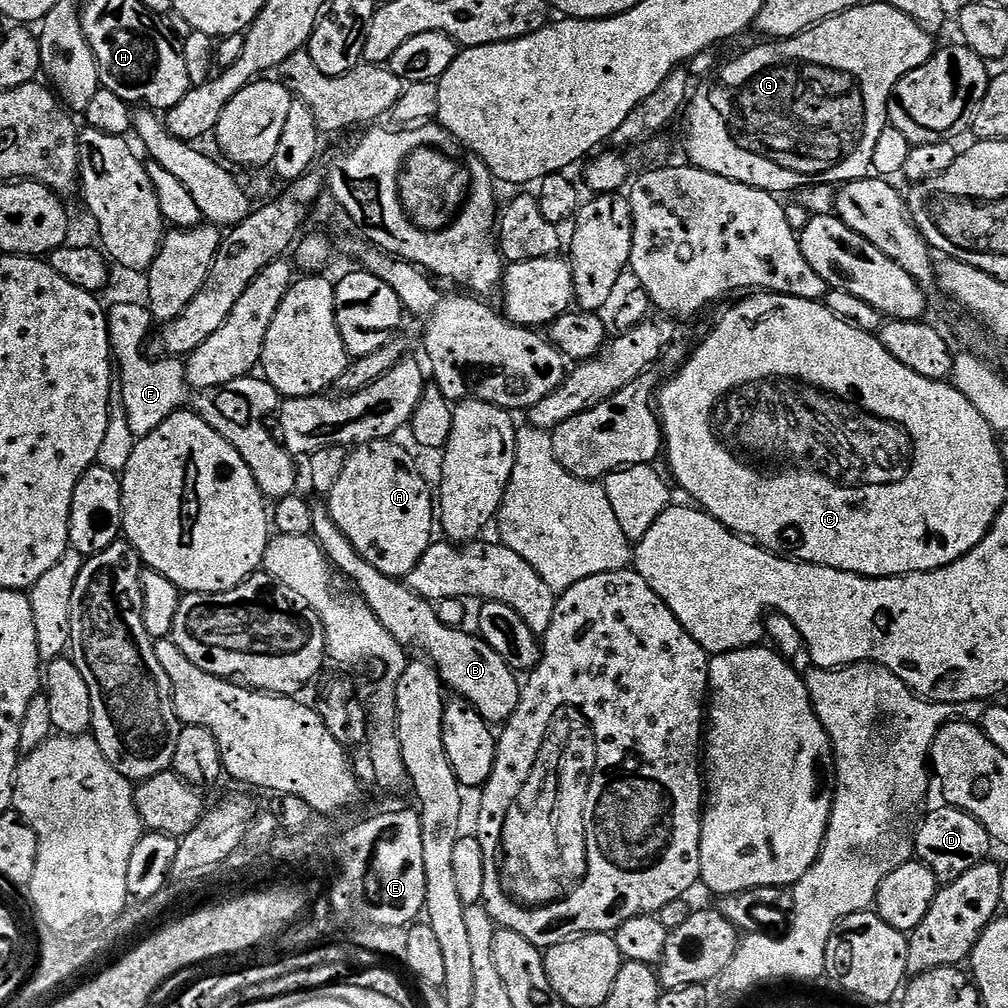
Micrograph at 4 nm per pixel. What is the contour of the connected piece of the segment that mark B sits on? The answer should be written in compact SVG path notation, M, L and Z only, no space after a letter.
M313 507L314 526L312 535L316 537L322 551L328 556L328 562L337 573L349 576L356 583L355 591L370 606L370 610L398 638L398 642L405 646L413 644L421 648L421 653L426 654L427 659L440 672L440 679L449 689L452 688L461 700L469 700L482 714L482 718L489 725L500 726L507 722L514 714L514 710L520 701L521 681L517 673L504 661L502 654L494 650L479 635L464 632L463 627L451 628L446 626L438 618L433 601L423 600L416 592L411 592L407 583L399 579L382 574L382 570L374 570L358 550L338 530L334 518L329 514L327 507Z

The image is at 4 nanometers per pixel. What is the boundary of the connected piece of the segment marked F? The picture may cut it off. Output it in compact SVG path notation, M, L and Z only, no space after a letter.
M133 303L114 304L107 309L108 333L114 368L122 388L122 401L126 408L126 419L136 438L150 434L166 422L166 418L181 411L190 395L185 361L180 358L159 358L151 360L144 353L144 343L148 340L148 331L154 327L152 313L147 307Z

